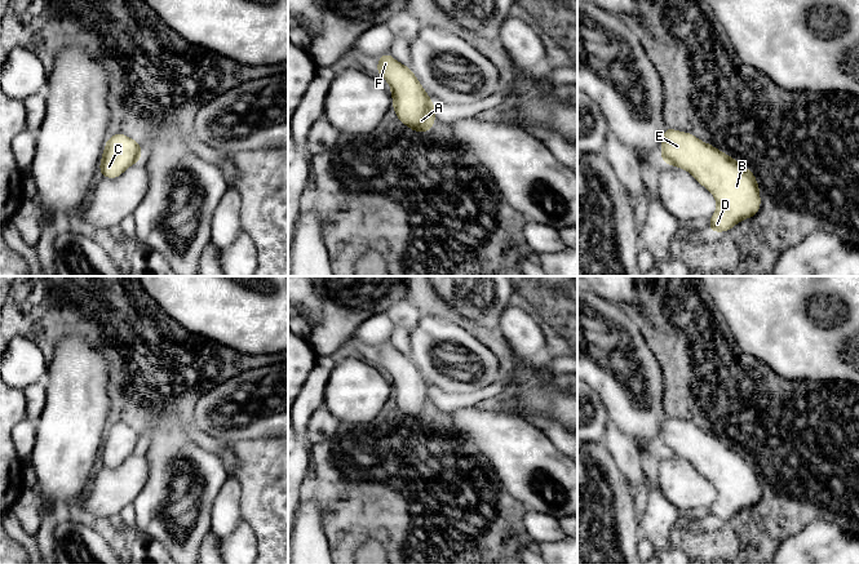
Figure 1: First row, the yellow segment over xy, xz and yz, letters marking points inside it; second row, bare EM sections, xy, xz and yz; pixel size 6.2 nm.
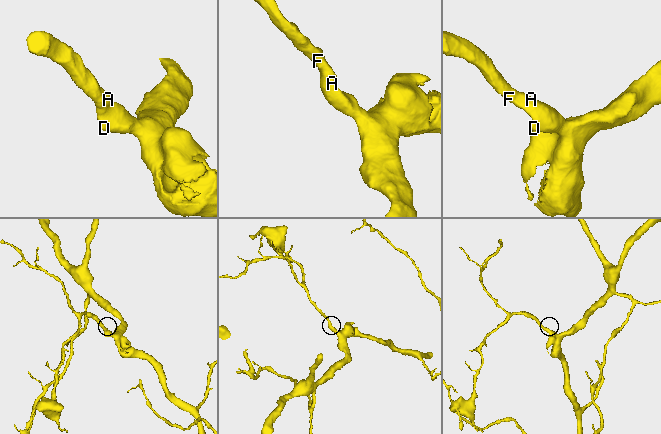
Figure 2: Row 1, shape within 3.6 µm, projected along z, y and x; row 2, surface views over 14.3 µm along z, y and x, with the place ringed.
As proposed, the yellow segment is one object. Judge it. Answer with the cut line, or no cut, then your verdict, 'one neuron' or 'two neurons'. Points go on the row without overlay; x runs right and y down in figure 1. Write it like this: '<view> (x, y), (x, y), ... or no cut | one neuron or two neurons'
no cut | one neuron

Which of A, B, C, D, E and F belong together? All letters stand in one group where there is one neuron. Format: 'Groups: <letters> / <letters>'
Groups: A B C D E F

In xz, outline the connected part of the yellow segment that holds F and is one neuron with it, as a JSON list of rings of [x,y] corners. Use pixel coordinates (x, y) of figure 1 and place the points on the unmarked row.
[[[388,341],[377,348],[376,363],[390,373],[398,409],[413,421],[428,422],[435,414],[435,395],[412,359]]]

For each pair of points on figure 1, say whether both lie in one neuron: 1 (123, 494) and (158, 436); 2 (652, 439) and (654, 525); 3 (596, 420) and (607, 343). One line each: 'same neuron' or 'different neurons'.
1: different neurons
2: different neurons
3: different neurons

